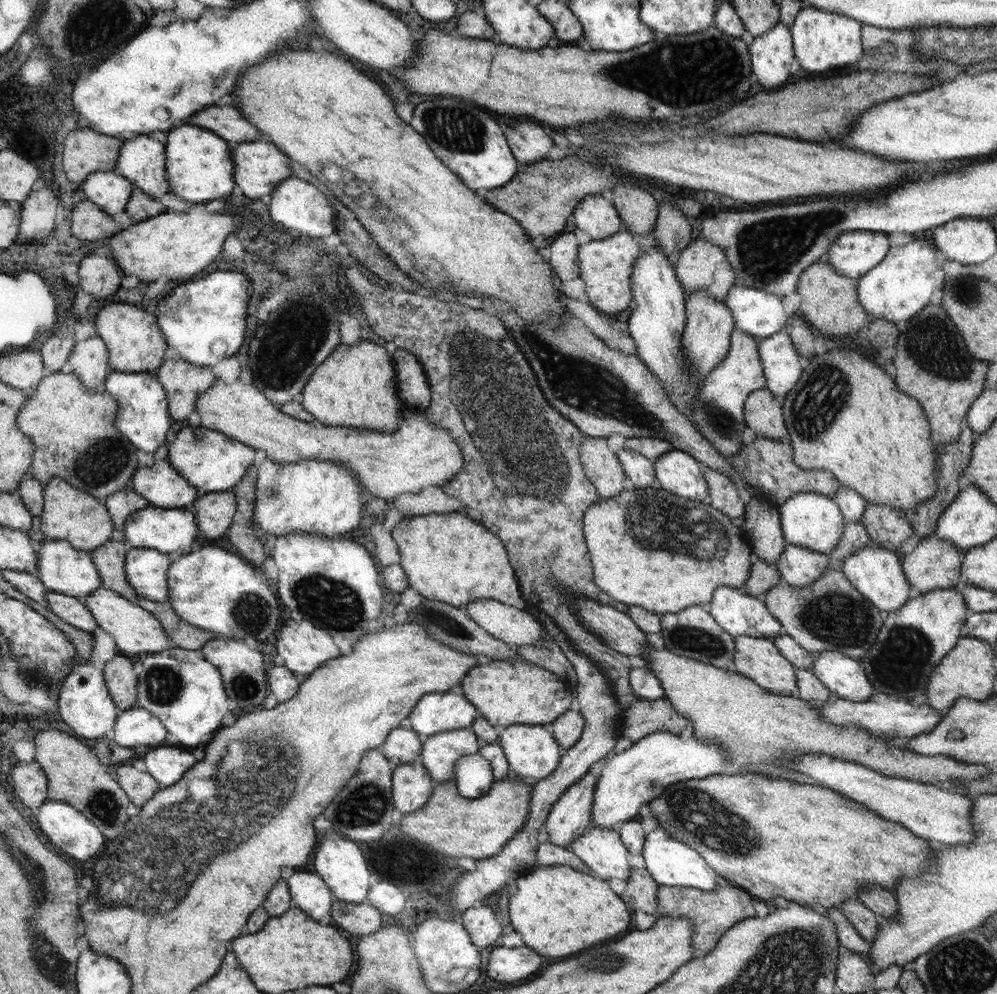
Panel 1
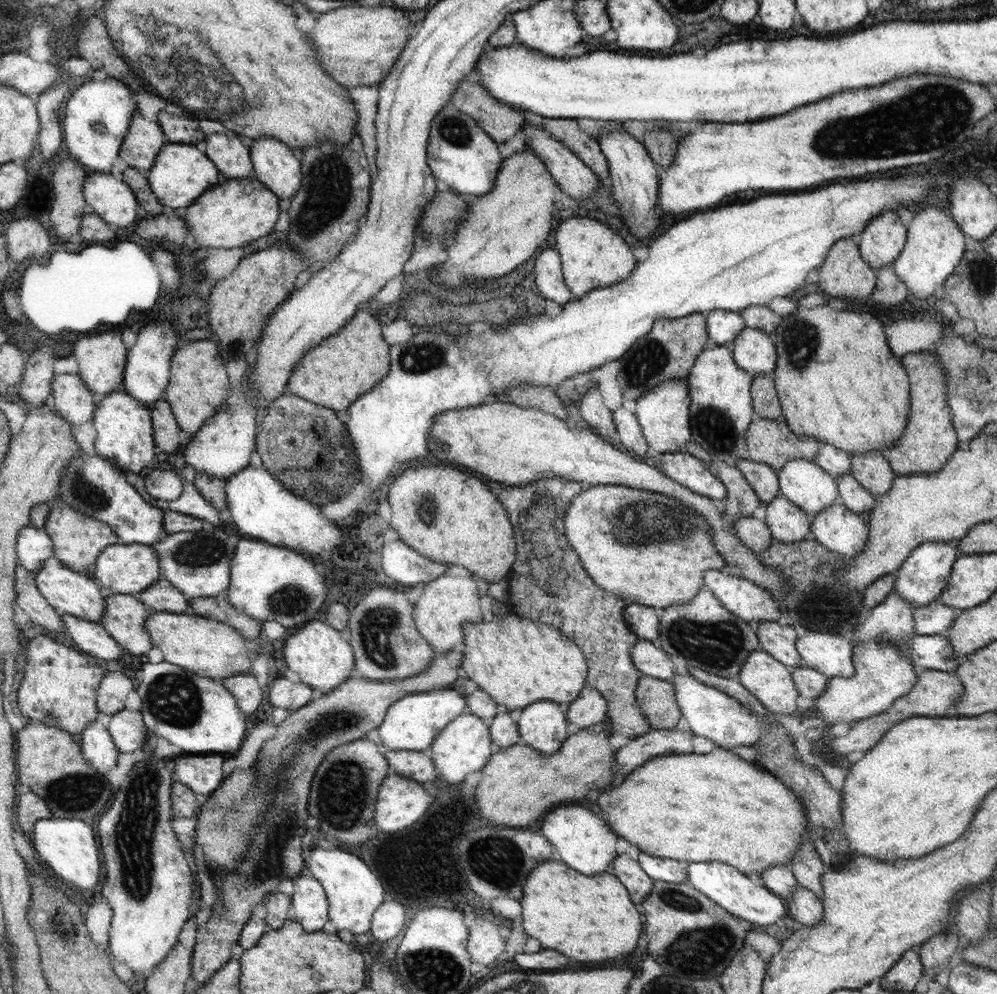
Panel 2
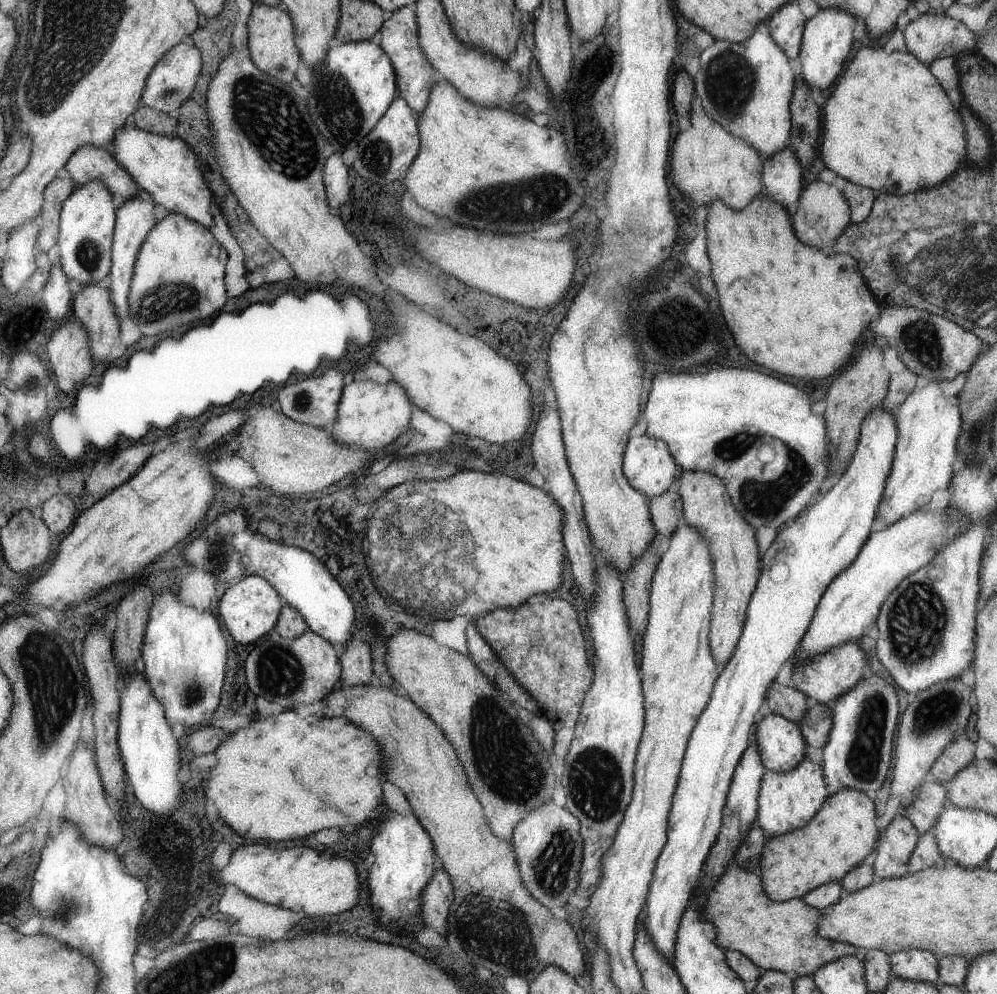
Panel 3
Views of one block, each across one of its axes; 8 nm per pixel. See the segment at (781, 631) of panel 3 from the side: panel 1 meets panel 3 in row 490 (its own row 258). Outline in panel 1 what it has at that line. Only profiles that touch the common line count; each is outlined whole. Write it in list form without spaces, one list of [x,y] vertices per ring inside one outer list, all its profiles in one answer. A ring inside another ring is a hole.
[[[850,230],[830,246],[830,266],[838,275],[859,279],[881,265],[888,256],[888,236],[871,230]]]

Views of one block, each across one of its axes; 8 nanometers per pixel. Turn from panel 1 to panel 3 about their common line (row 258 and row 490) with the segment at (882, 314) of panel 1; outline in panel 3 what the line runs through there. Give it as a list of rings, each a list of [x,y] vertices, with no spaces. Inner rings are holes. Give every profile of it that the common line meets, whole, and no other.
[[[930,382],[918,392],[913,392],[897,408],[897,448],[893,468],[885,482],[884,498],[878,505],[878,519],[894,524],[901,518],[927,508],[932,494],[946,490],[956,472],[957,438],[961,433],[962,417],[957,397],[944,396],[940,383]]]

